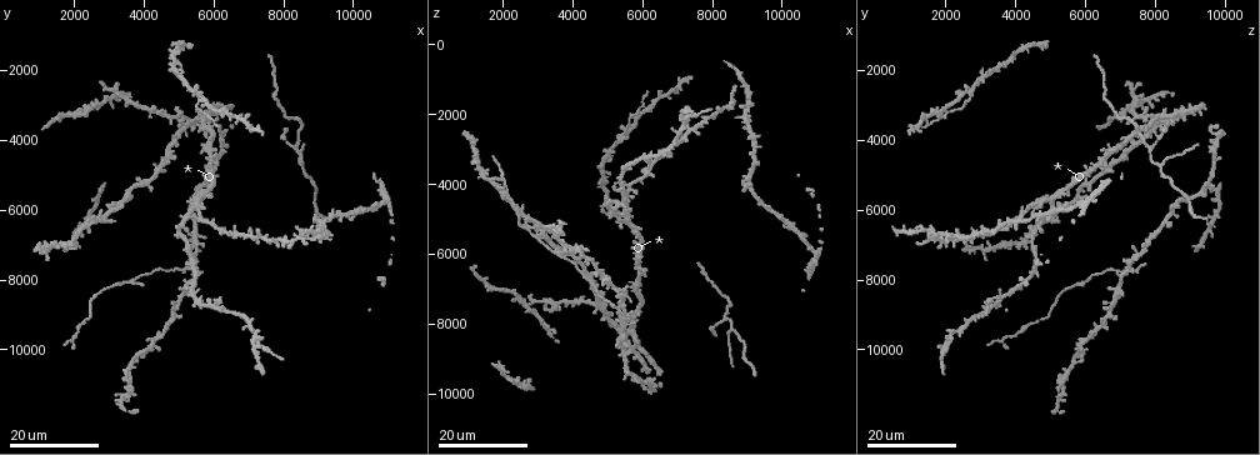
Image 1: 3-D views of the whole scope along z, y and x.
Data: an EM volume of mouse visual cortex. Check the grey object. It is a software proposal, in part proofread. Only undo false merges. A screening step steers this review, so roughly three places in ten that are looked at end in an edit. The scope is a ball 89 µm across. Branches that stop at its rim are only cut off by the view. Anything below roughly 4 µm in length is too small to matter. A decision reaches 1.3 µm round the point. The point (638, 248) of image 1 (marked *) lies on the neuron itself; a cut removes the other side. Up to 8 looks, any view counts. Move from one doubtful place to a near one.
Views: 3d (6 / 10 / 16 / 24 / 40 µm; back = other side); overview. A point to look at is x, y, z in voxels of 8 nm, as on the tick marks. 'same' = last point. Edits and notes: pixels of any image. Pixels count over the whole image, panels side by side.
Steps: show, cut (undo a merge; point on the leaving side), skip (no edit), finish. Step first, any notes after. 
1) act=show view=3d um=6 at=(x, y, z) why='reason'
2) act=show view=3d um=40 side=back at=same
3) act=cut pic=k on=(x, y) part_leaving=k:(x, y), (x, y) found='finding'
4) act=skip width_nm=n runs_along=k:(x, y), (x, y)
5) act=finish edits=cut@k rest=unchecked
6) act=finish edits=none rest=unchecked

act=show view=3d um=16 at=(5400, 2700, 2700)

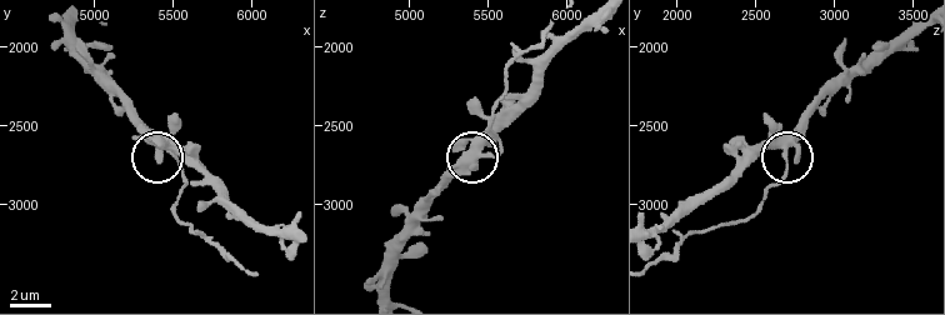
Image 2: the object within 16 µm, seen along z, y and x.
act=show view=3d um=6 at=(5440, 2640, 2700)

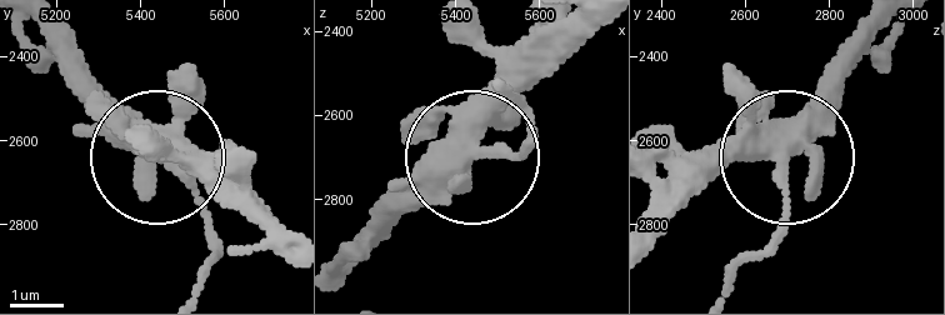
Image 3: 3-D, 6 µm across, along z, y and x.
act=cut pic=3 on=(208, 268) part_leaving=3:(205, 201), (214, 264), (196, 290) found='two neurons meet here'

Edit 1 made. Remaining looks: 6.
act=show view=overview

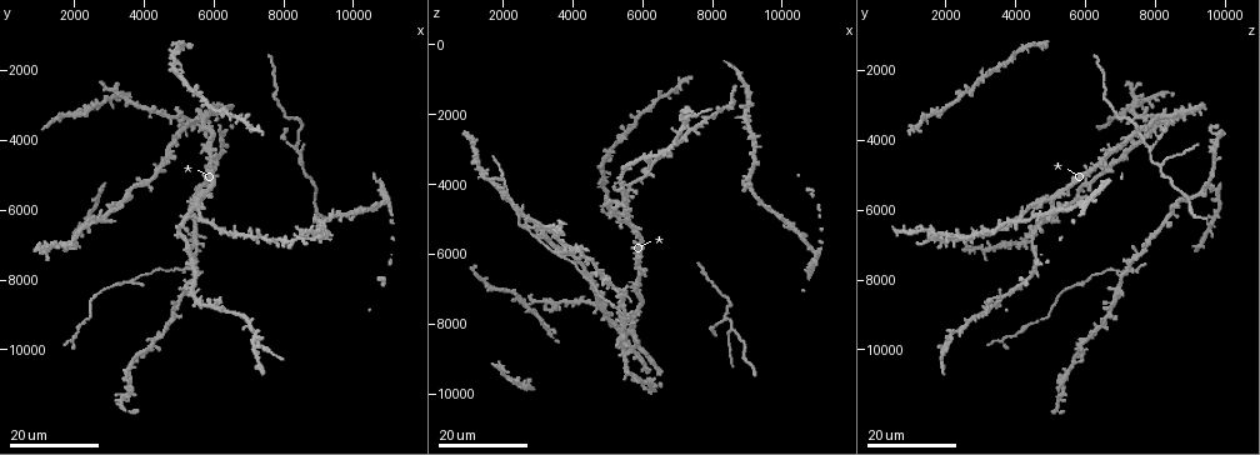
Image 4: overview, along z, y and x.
act=show view=3d um=16 at=(6100, 8700, 3300) why='looks like a crossing'

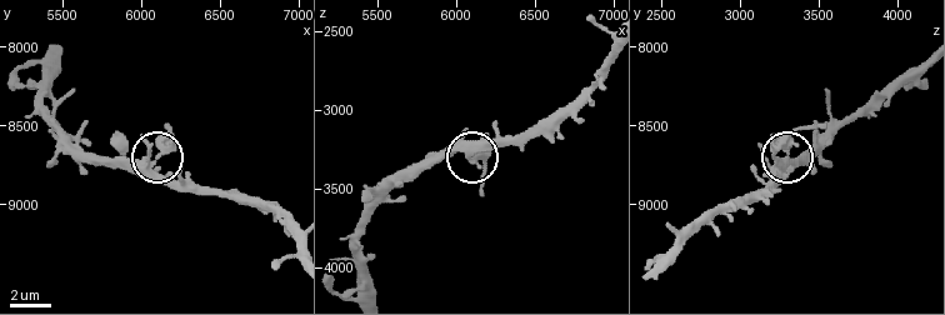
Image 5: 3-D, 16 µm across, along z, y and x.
act=show view=3d um=6 at=(6100, 8700, 3220)

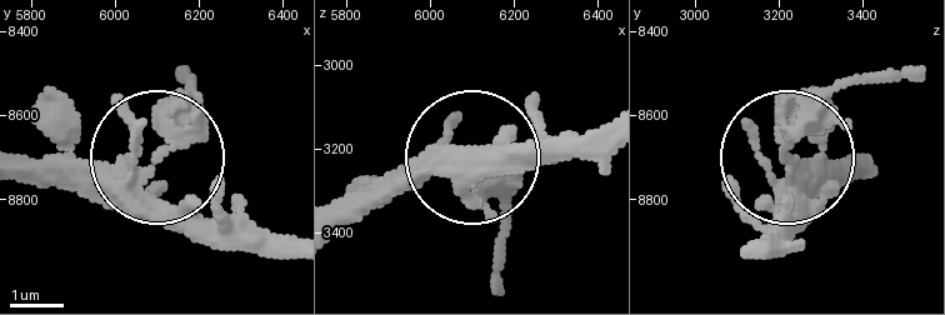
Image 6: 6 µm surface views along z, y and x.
act=show view=3d um=6 side=back at=(6085, 8710, 3215)

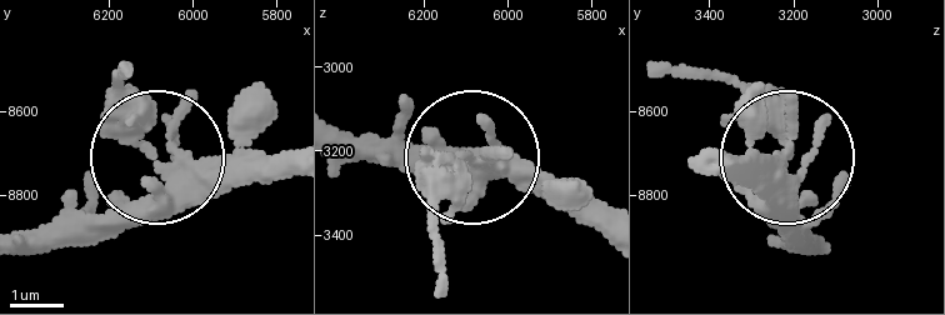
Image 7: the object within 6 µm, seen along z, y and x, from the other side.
act=skip runs_along=7:(601, 234), (471, 159), (430, 221) found='one neuron here'

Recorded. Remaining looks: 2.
act=show view=3d um=24 at=(2700, 6300, 5000) why='thin arm on a thick one'

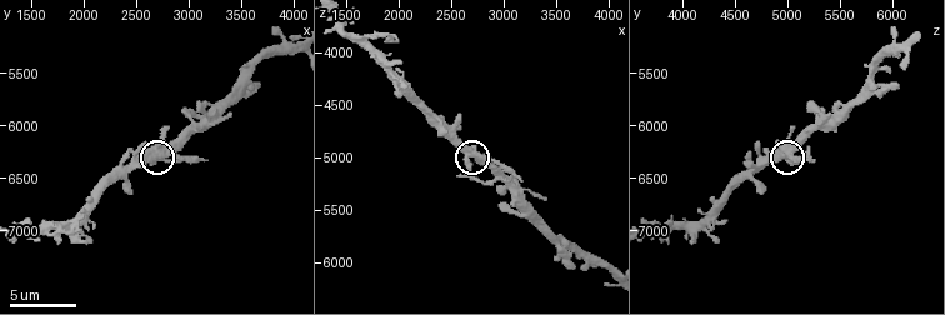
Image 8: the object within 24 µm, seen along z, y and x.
act=show view=3d um=6 at=(2640, 6300, 4960) why='zoom in'

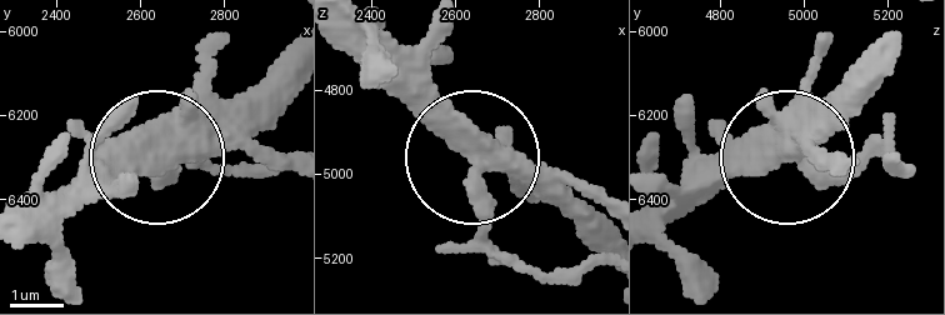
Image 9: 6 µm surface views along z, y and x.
act=skip found='all the same neuron'

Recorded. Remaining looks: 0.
act=finish edits=cut@3 rest=unchecked

